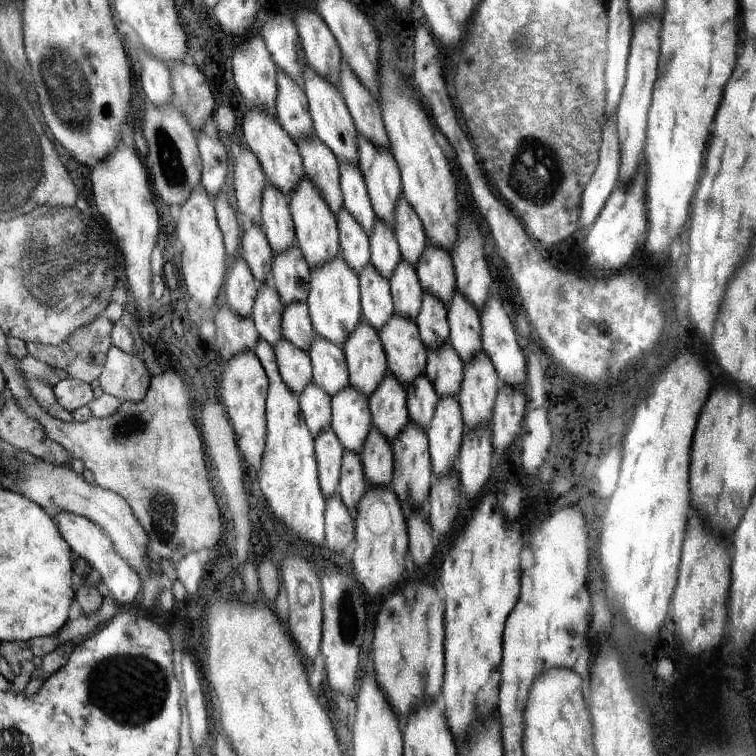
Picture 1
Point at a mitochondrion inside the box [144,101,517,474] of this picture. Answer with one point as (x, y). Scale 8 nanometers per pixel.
(172, 169)

